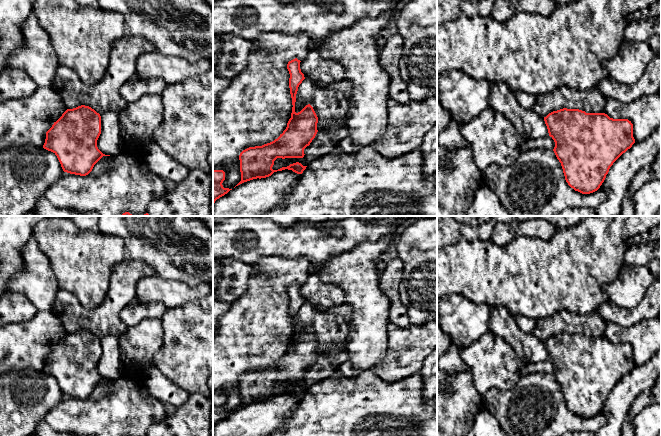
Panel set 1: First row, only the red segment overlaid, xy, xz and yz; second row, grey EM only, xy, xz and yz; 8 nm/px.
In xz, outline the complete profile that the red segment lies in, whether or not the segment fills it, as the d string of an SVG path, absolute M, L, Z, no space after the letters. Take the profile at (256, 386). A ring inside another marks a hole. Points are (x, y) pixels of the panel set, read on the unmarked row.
M295 282L289 285L287 288L287 293L290 298L289 312L290 312L293 331L292 331L291 342L287 347L286 353L274 365L264 368L262 370L249 371L240 377L239 384L240 384L241 405L236 410L253 403L257 403L257 402L261 403L261 402L269 401L274 396L282 395L285 393L292 394L297 398L302 398L303 395L306 393L307 390L303 390L299 386L290 388L287 391L282 391L278 394L272 393L274 389L274 385L277 382L282 382L282 383L303 382L305 379L304 373L310 369L310 367L315 362L318 356L317 354L318 341L313 331L310 328L306 329L300 336L298 337L295 336L295 326L296 326L296 318L298 315L298 311L305 303L304 298L301 296L300 293L300 286L301 286L300 284Z

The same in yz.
M563 332L549 337L544 345L555 366L553 375L561 387L566 406L582 418L597 415L613 387L635 367L631 345L613 343L605 337Z

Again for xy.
M81 329L73 333L67 333L62 340L54 346L52 351L46 356L46 363L43 372L53 376L64 396L86 400L88 399L94 389L103 381L110 380L103 378L97 371L97 364L101 358L101 340L94 333L89 330Z

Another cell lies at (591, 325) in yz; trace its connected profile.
M563 309L549 317L536 320L531 333L544 342L549 337L563 332L579 333L586 337L603 337L605 329L606 322L597 310L582 315Z

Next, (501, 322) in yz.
M504 306L490 307L489 331L502 337L528 364L549 359L544 342L532 333L522 331L516 322L516 316Z

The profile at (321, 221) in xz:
M309 216L307 223L309 225L318 225L324 227L328 222L342 220L348 216Z

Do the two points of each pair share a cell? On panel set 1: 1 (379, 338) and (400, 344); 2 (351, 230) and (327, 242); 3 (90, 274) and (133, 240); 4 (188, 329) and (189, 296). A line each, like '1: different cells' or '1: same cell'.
1: different cells
2: same cell
3: different cells
4: different cells

